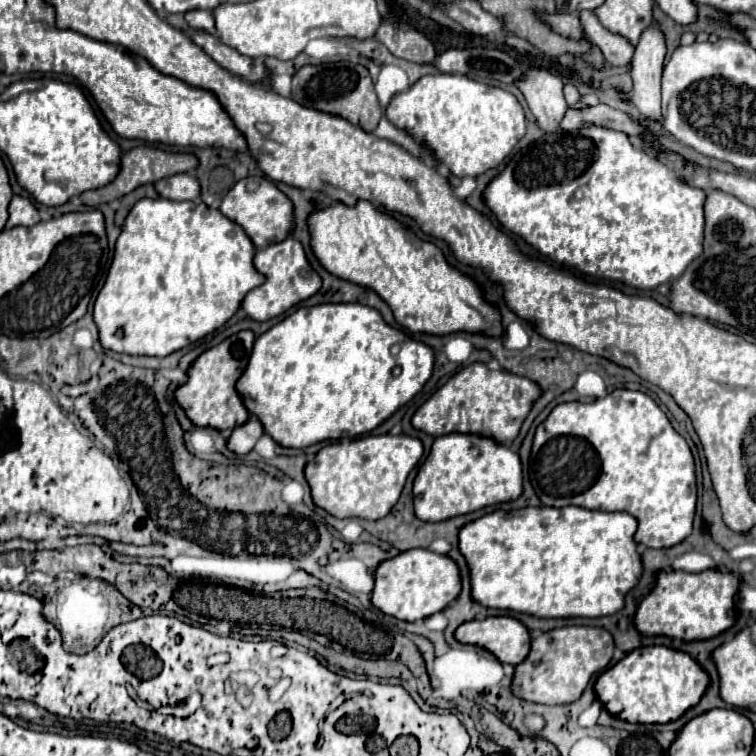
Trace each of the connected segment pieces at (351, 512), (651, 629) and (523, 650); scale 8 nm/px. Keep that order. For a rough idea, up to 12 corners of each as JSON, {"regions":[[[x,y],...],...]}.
{"regions":[[[334,442],[304,468],[316,506],[380,520],[422,442]],[[660,570],[644,636],[708,640],[736,620],[738,576]],[[510,616],[470,620],[454,638],[520,664],[528,630]]]}

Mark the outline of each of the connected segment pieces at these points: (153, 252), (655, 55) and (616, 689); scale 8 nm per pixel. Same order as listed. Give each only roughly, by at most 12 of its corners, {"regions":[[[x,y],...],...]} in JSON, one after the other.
{"regions":[[[144,198],[94,322],[106,350],[168,356],[264,282],[204,202]],[[658,24],[644,30],[632,58],[632,102],[662,122],[666,56]],[[666,646],[632,650],[594,692],[620,720],[666,724],[708,674]]]}

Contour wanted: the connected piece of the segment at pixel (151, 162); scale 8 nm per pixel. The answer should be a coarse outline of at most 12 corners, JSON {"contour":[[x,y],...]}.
{"contour":[[148,146],[126,152],[108,186],[80,194],[96,208],[142,184],[190,172],[192,154]]}

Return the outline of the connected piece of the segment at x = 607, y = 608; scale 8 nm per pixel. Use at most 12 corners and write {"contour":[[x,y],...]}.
{"contour":[[494,510],[458,532],[470,596],[538,618],[618,612],[628,512]]}

